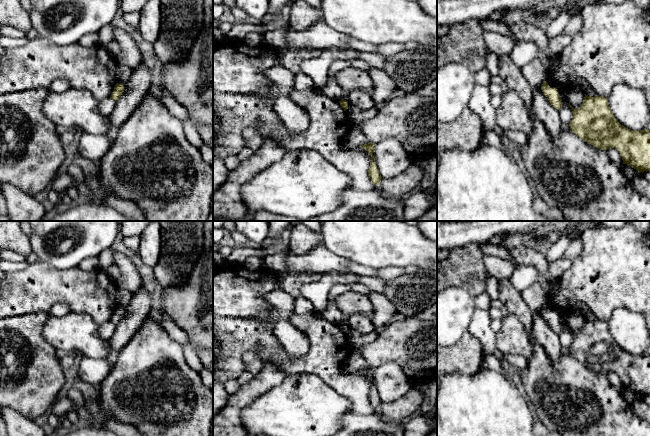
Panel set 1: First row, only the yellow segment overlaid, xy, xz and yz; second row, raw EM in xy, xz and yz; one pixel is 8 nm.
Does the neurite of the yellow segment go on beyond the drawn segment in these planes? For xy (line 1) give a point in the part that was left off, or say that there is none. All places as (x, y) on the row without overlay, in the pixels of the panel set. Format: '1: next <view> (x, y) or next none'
1: next none

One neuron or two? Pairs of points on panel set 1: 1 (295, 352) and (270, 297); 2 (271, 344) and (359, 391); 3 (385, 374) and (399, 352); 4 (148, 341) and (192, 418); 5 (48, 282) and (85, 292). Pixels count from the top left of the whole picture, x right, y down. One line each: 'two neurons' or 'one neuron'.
1: one neuron
2: one neuron
3: two neurons
4: one neuron
5: one neuron

